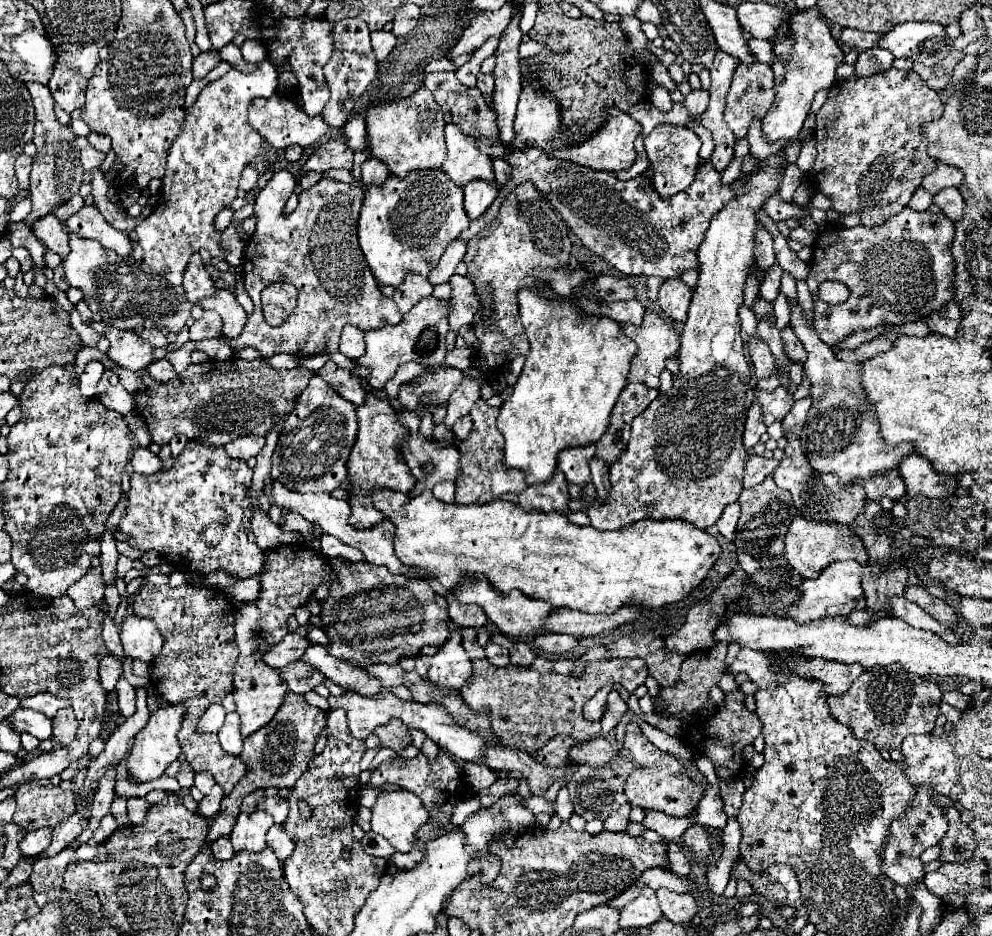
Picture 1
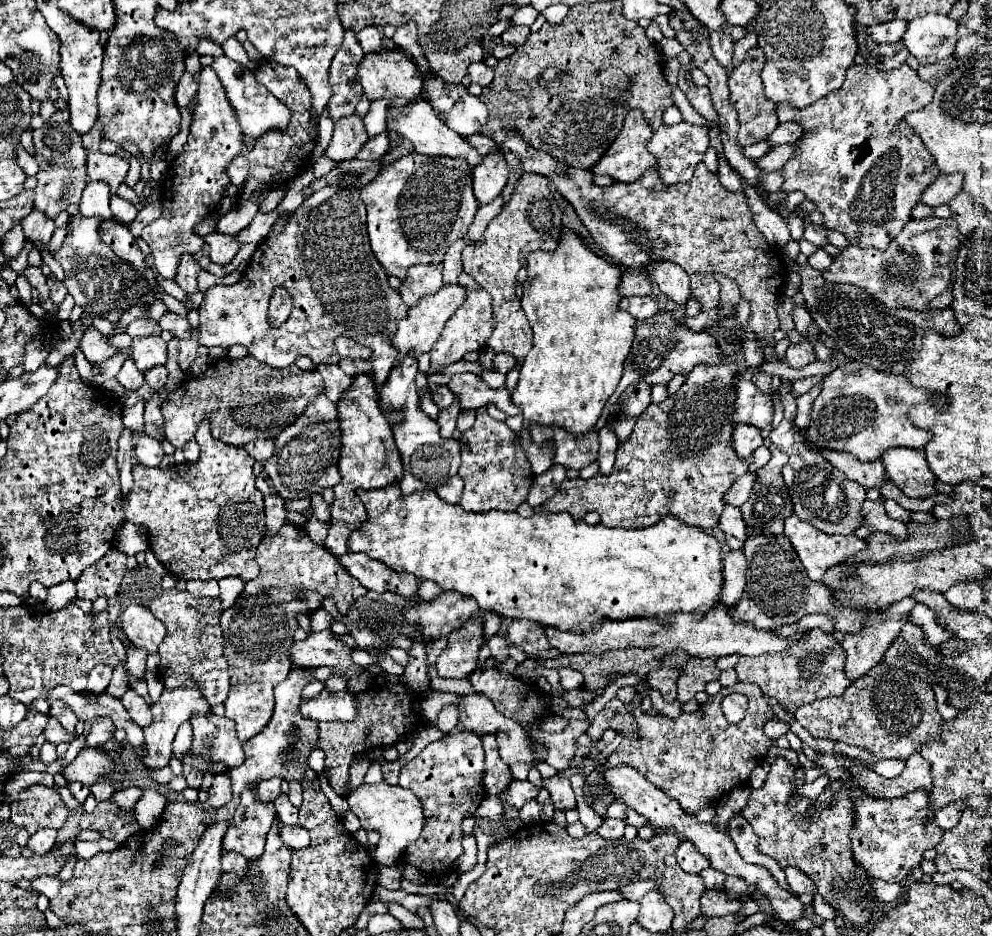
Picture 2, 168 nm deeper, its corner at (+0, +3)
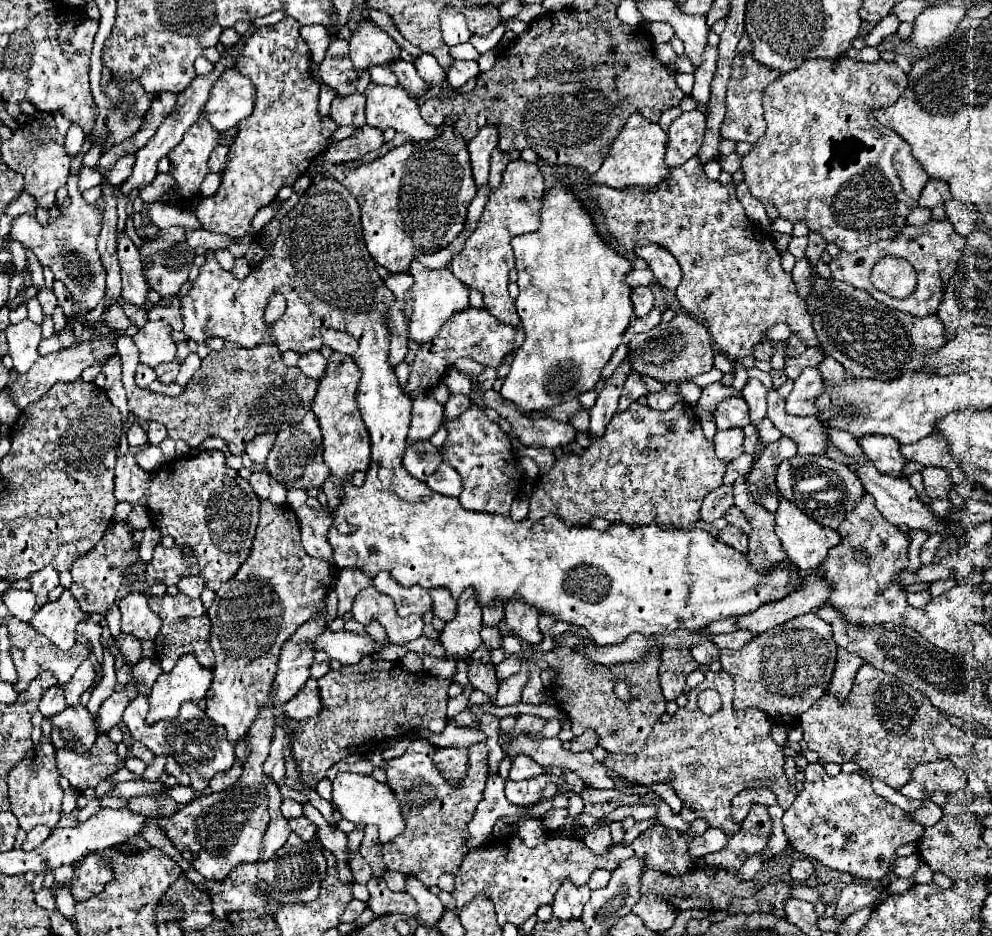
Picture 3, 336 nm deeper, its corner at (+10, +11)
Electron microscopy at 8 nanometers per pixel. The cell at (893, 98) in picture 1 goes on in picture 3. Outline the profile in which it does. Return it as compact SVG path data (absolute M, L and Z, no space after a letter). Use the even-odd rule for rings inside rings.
M817 59L817 61L805 61L799 69L783 75L781 79L775 79L765 91L763 91L763 109L765 109L765 121L767 121L767 131L765 135L755 143L753 151L749 155L743 157L743 163L741 163L741 169L745 171L745 183L749 185L749 189L753 191L753 195L757 199L771 199L773 205L777 207L779 211L779 217L795 223L799 219L807 221L807 227L813 229L813 231L819 231L827 241L835 243L839 249L851 253L851 251L857 251L857 249L863 249L875 241L881 241L881 239L891 239L895 237L903 227L905 227L905 217L907 213L917 207L917 199L919 199L919 193L921 189L925 187L925 183L929 181L929 175L925 175L925 171L921 171L921 167L917 167L917 161L913 159L913 153L909 151L909 145L895 133L895 131L889 131L885 127L881 127L881 123L877 123L875 115L871 115L875 109L881 109L881 107L889 107L893 105L901 93L905 91L907 87L907 73L901 71L897 67L895 61L875 61L875 63L861 63L861 61L855 61L855 59L841 59L837 63L831 63L831 61L823 61L823 59Z

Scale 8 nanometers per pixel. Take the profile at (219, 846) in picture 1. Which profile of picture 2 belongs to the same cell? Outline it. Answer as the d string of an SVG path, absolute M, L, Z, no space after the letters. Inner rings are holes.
M227 853L227 855L223 855L223 871L225 873L235 873L237 877L243 879L247 875L247 871L249 871L249 861L243 859L241 855Z

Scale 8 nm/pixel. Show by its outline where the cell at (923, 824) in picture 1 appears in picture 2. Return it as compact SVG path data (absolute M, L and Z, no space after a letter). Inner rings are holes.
M833 781L809 805L811 811L805 811L807 819L811 819L813 813L819 813L819 811L831 807L831 799L843 787L849 789L849 797L851 797L853 811L855 811L855 827L849 833L851 853L853 853L855 863L861 869L865 869L865 873L869 877L897 883L897 881L905 879L911 873L911 869L923 861L923 857L921 857L923 851L935 847L941 841L943 831L939 831L939 827L935 827L935 815L929 809L927 791L913 791L911 795L897 797L897 799L875 799L853 783Z

